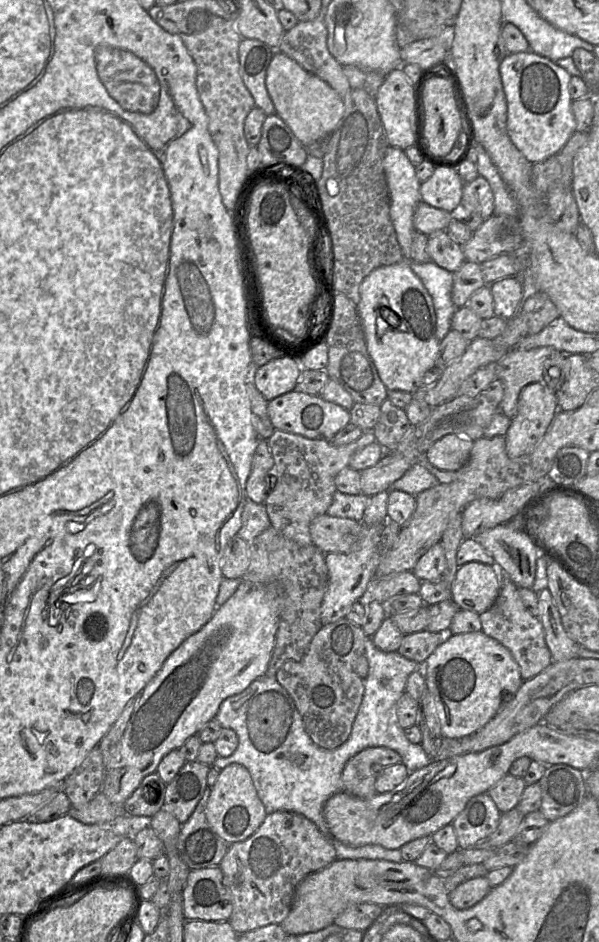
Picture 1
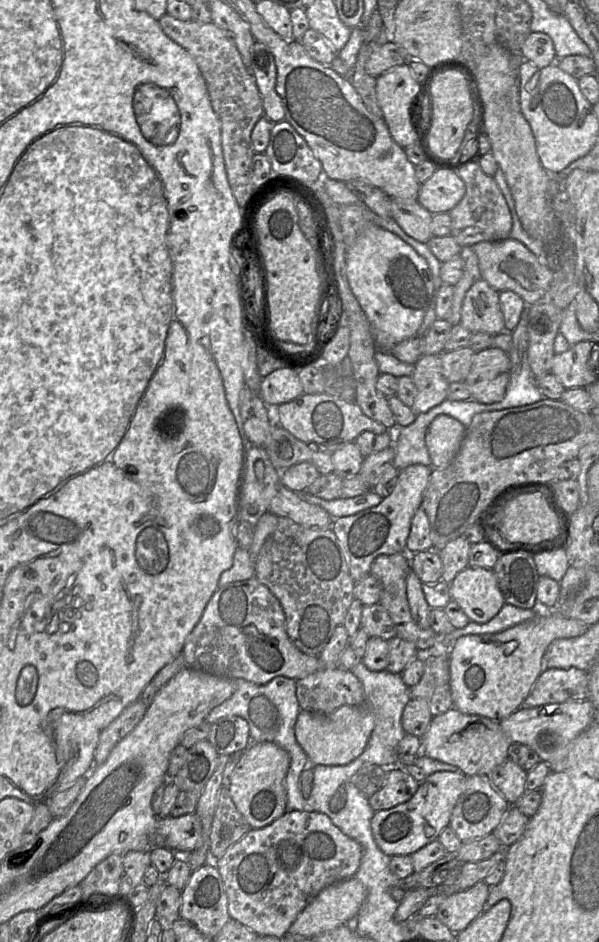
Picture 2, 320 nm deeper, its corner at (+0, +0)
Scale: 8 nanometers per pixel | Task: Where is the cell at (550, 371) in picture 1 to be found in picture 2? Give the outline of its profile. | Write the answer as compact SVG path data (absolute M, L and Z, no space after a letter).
M489 347L475 352L470 371L464 380L472 400L482 404L501 401L510 380L511 362L504 350Z

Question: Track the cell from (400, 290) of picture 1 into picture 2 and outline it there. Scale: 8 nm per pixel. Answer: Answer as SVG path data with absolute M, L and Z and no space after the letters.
M370 224L347 250L349 286L373 328L376 350L390 352L397 343L414 337L434 293L427 261L392 232Z

